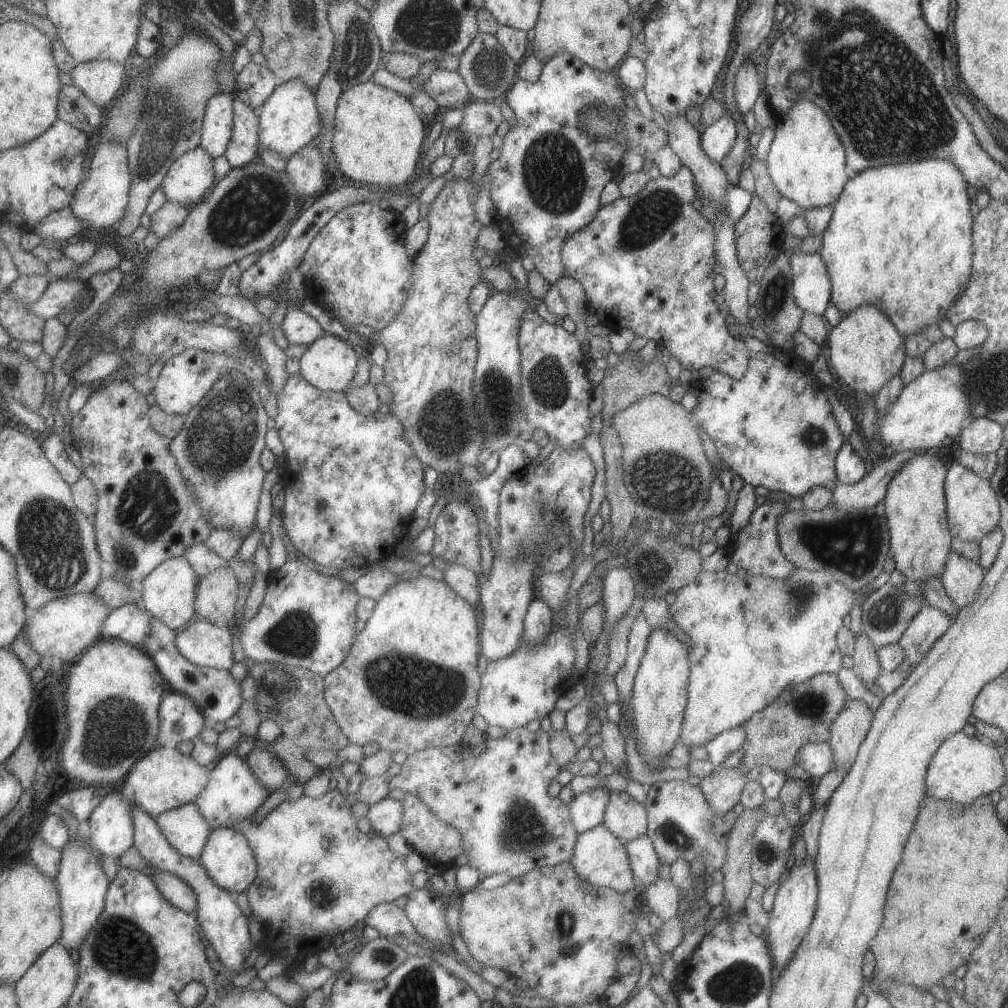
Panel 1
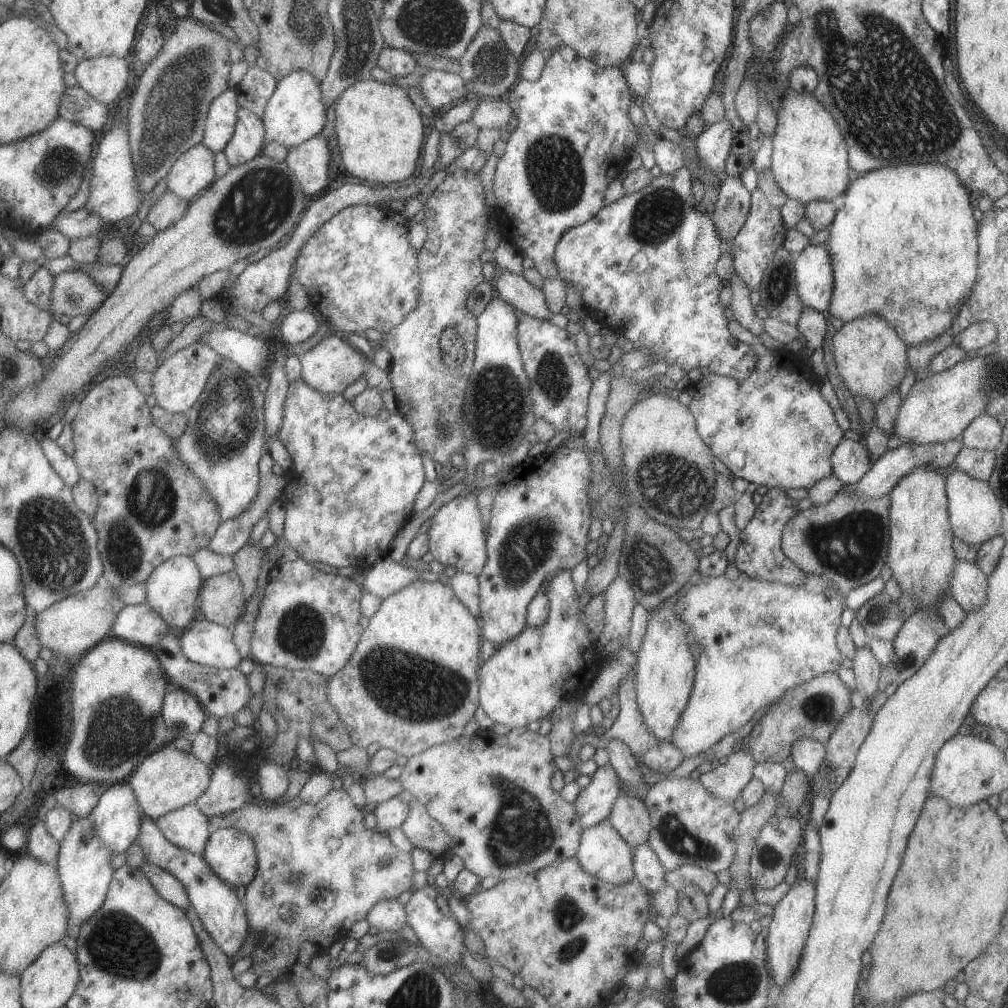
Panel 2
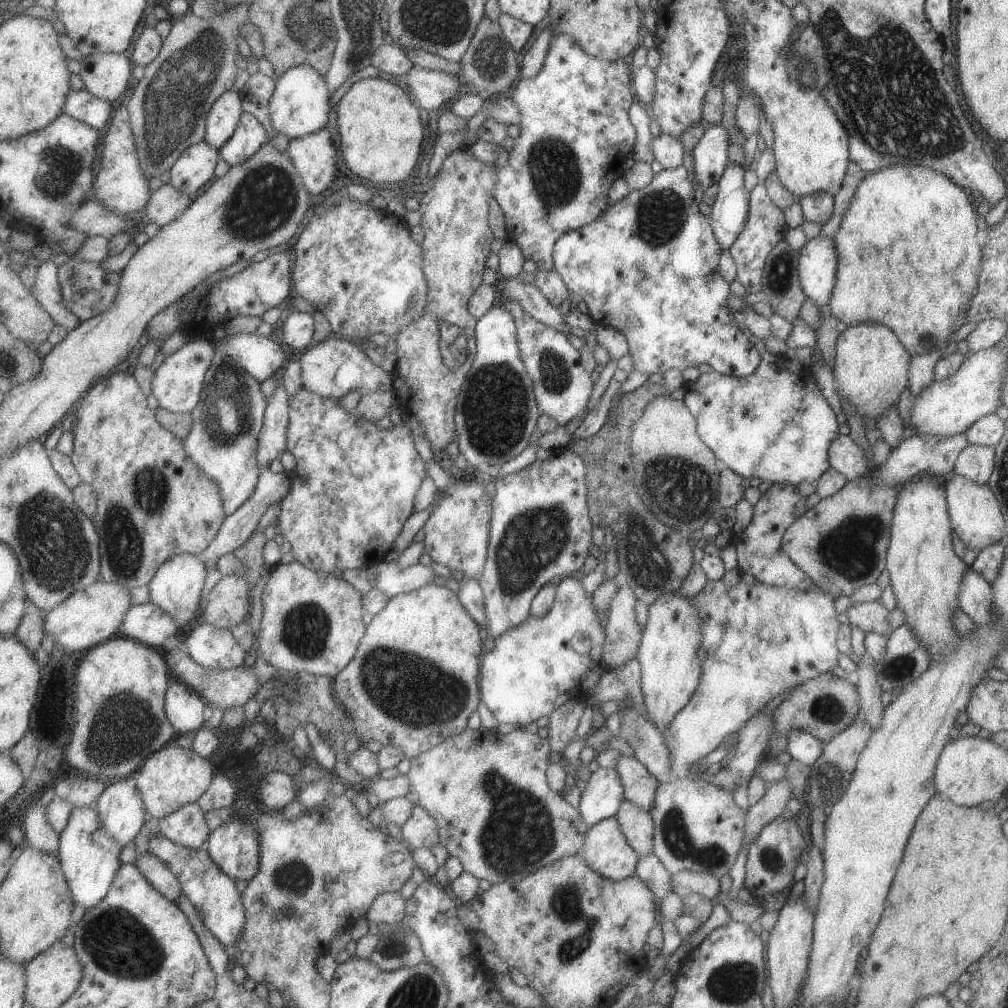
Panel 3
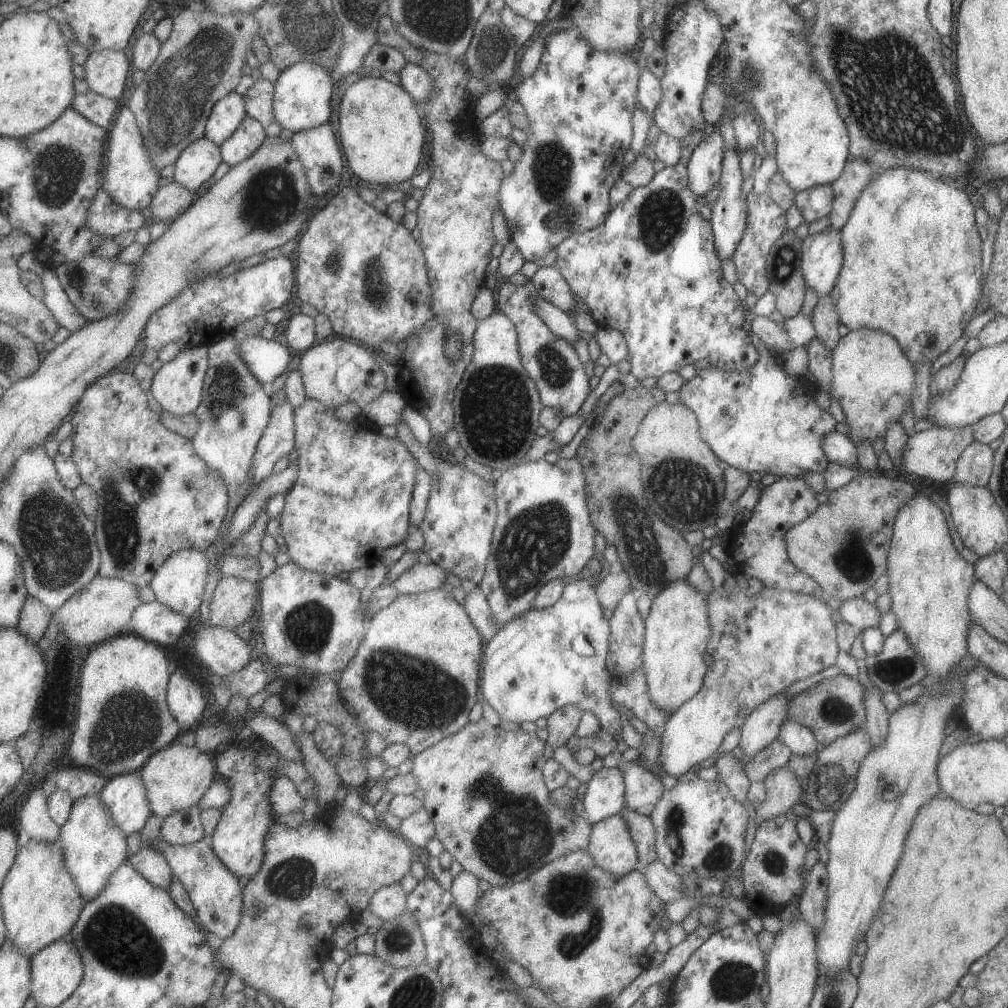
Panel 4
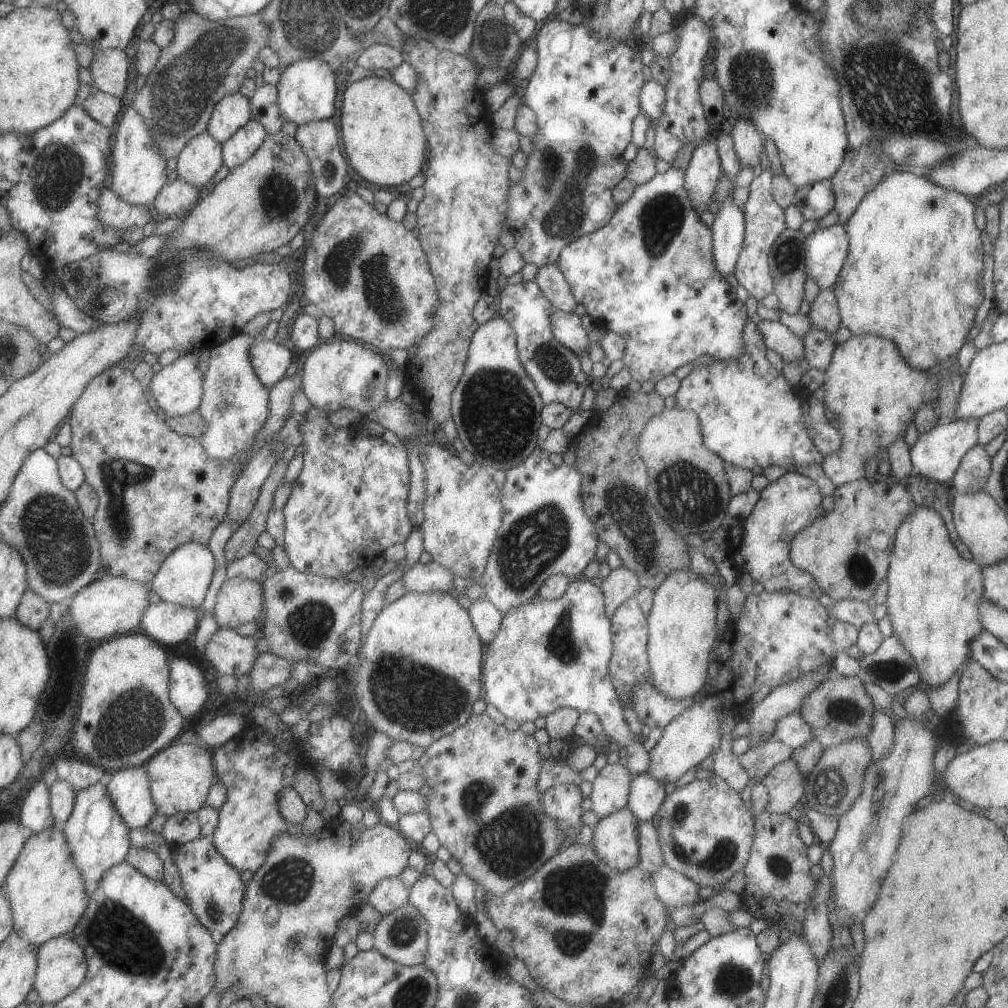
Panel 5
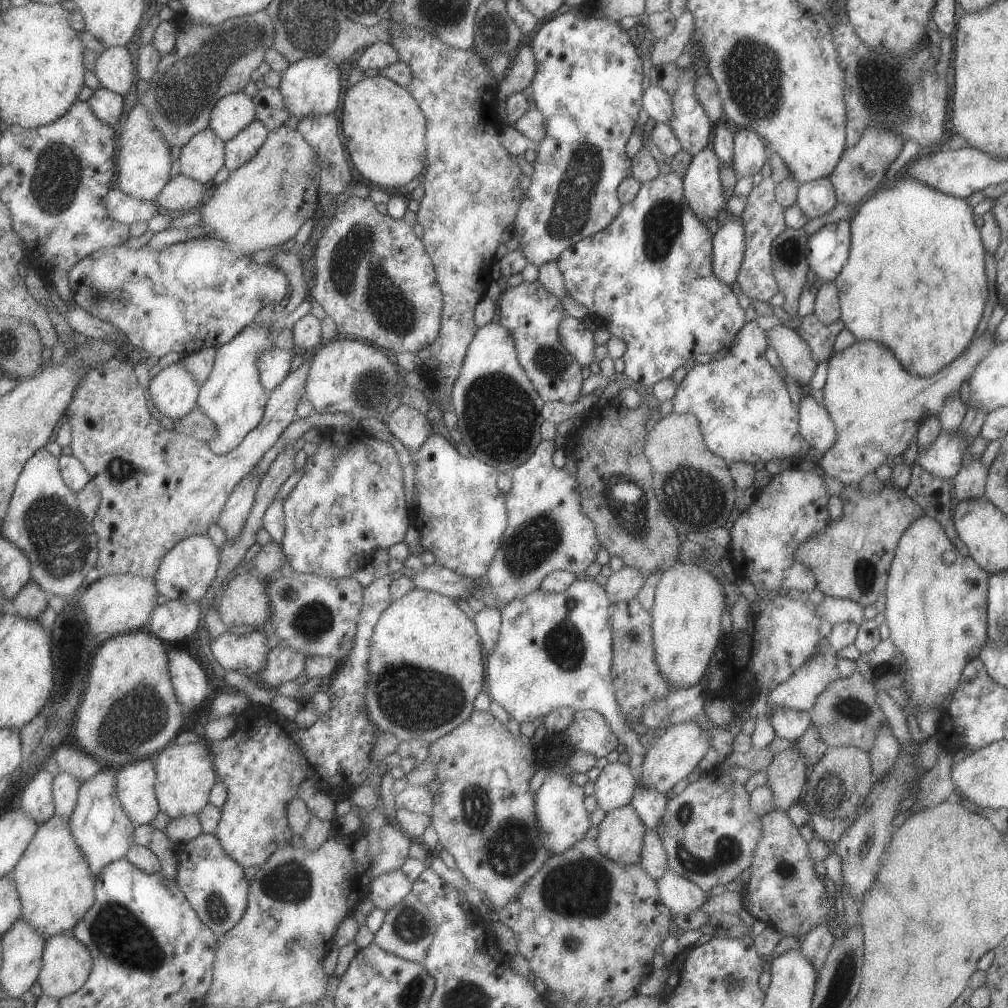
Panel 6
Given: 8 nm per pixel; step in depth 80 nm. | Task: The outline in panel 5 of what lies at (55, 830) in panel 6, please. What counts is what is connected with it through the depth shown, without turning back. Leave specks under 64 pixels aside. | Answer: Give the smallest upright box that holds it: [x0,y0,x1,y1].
[6,824,92,948]

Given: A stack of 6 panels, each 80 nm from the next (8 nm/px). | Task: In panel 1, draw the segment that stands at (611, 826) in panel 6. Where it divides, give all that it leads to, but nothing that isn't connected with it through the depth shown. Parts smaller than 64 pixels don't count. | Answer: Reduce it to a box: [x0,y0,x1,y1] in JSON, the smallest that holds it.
[568,823,637,892]

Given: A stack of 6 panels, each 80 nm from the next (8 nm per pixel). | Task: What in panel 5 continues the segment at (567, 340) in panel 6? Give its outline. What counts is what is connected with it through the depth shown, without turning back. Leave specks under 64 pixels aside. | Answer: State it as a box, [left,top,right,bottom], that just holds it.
[551,308,591,356]

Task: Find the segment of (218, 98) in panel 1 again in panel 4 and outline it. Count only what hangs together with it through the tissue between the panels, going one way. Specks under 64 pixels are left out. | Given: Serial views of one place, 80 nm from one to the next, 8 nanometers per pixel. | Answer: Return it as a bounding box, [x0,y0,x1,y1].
[206,91,248,146]

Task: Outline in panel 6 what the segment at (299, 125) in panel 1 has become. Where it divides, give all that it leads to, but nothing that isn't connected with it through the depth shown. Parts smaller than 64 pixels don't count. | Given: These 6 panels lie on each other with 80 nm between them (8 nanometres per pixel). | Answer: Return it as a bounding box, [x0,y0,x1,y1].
[279,54,343,119]

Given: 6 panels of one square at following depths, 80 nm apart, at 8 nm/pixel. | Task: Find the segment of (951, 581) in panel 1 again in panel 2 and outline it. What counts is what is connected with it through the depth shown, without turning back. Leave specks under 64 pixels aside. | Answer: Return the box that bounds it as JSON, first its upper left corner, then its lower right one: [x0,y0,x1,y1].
[949,561,986,613]

